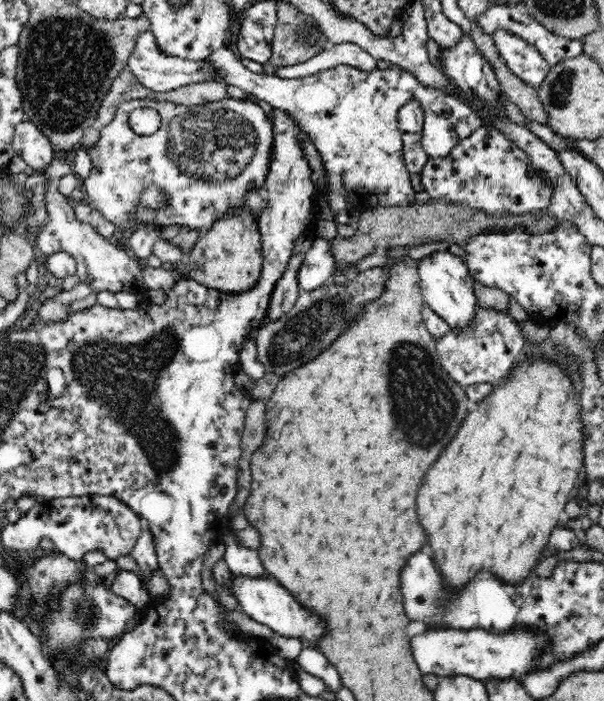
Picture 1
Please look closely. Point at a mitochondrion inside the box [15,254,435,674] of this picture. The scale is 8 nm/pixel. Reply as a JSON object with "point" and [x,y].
{"point":[123,378]}

